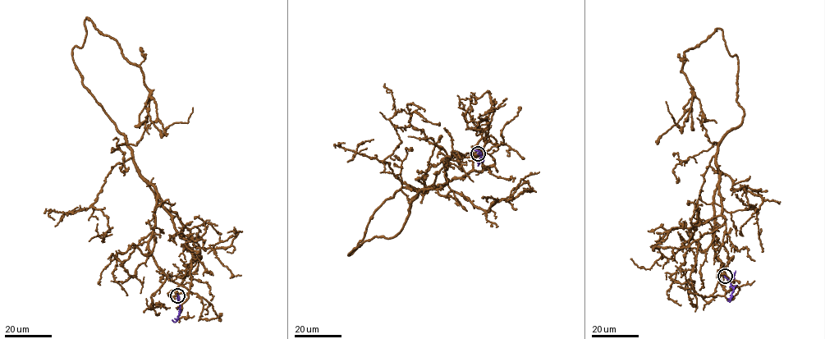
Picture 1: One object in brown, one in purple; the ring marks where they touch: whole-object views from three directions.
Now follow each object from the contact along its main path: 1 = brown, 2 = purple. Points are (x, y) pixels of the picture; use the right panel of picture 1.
1: (725, 276), (712, 241), (718, 143), (706, 135), (700, 102), (680, 71), (684, 52), (714, 33)
2: (725, 276), (734, 290), (731, 300), (727, 300)

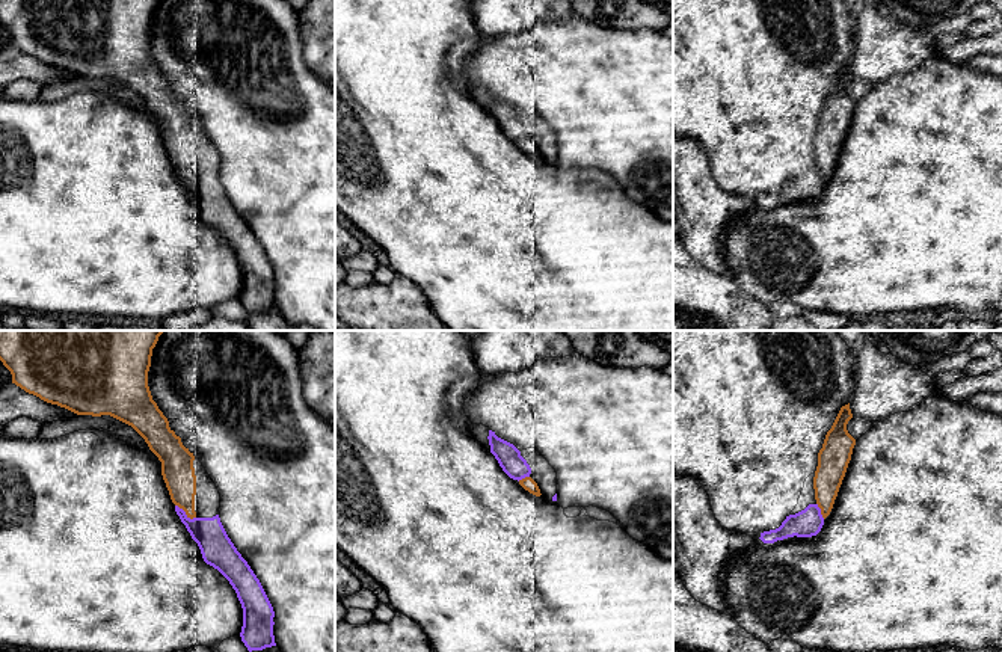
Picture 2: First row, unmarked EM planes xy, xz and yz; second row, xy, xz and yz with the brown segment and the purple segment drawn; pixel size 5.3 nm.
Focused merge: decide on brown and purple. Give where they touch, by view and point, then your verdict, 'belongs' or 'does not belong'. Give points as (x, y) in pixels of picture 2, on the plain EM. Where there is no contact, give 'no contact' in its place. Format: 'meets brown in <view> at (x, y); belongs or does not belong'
meets brown in xy at (186, 175); does not belong

